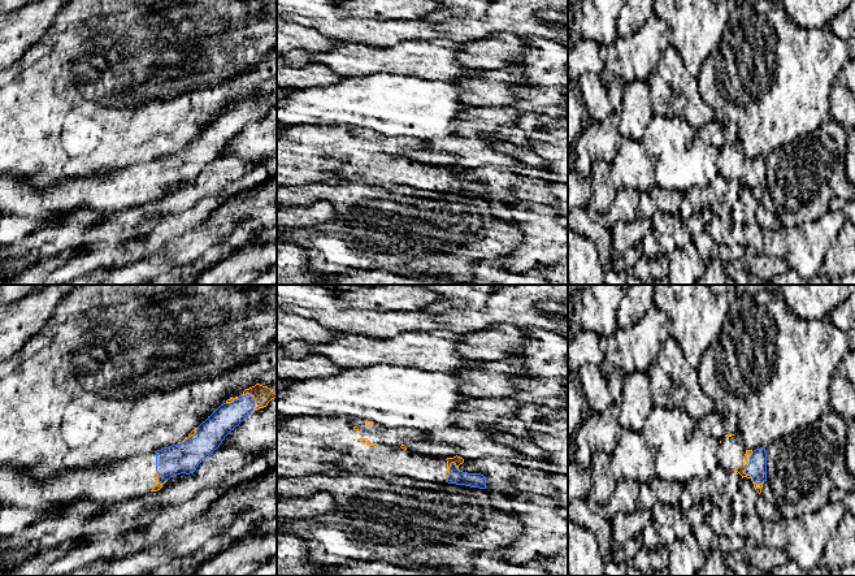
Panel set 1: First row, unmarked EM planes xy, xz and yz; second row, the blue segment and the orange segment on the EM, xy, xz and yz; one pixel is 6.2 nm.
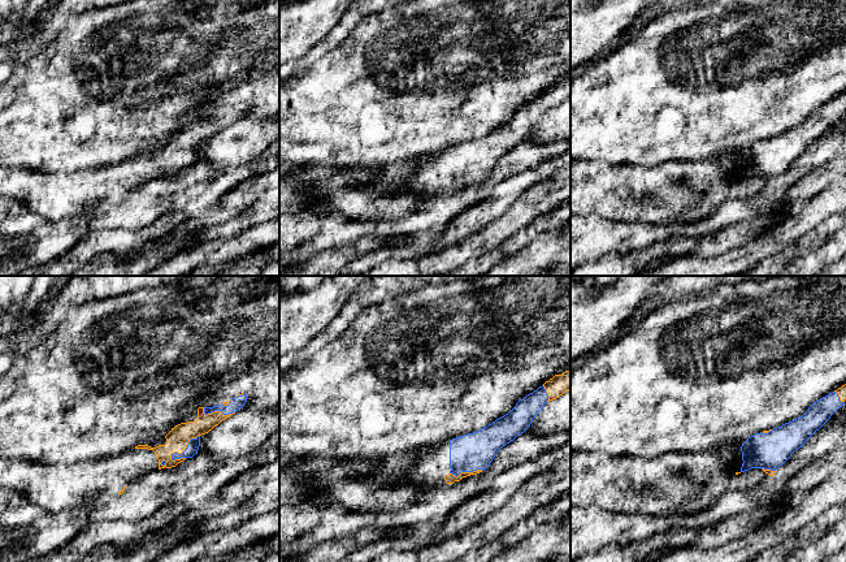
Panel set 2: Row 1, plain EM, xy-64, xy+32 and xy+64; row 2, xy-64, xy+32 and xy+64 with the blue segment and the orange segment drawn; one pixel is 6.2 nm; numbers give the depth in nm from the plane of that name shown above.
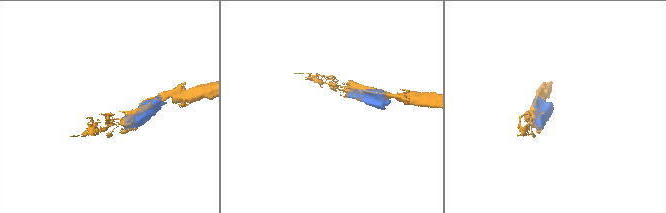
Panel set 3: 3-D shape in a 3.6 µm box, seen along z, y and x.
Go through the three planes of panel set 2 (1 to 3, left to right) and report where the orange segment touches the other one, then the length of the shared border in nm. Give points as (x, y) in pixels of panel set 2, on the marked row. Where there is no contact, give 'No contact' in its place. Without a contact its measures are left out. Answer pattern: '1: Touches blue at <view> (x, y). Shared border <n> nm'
1: Touches blue at xy-64 (186, 449). Shared border 240 nm
2: Touches blue at xy+32 (465, 471). Shared border 200 nm
3: Touches blue at xy+64 (838, 397). Shared border 100 nm

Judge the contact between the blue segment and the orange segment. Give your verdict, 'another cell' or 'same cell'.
another cell

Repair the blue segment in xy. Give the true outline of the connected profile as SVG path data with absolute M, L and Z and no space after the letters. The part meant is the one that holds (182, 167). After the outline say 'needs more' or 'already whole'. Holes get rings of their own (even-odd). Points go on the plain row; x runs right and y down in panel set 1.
M249 103L239 104L231 112L223 112L213 120L198 135L196 142L187 146L185 151L101 176L75 178L44 186L36 182L25 182L21 178L0 176L0 211L16 216L32 216L35 212L42 211L49 222L61 221L75 209L127 215L133 208L148 203L157 190L164 192L173 185L194 182L201 169L220 156L225 146L253 120L253 116L255 108Z; needs more

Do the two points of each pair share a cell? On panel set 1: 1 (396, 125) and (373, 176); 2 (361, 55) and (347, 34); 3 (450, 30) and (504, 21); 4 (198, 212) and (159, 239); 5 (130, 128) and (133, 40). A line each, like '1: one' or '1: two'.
1: two
2: two
3: one
4: one
5: one

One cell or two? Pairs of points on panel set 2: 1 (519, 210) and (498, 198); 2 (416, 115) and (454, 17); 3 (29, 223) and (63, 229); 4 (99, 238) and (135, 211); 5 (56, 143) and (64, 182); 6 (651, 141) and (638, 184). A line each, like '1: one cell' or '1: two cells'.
1: two cells
2: one cell
3: one cell
4: one cell
5: two cells
6: two cells

